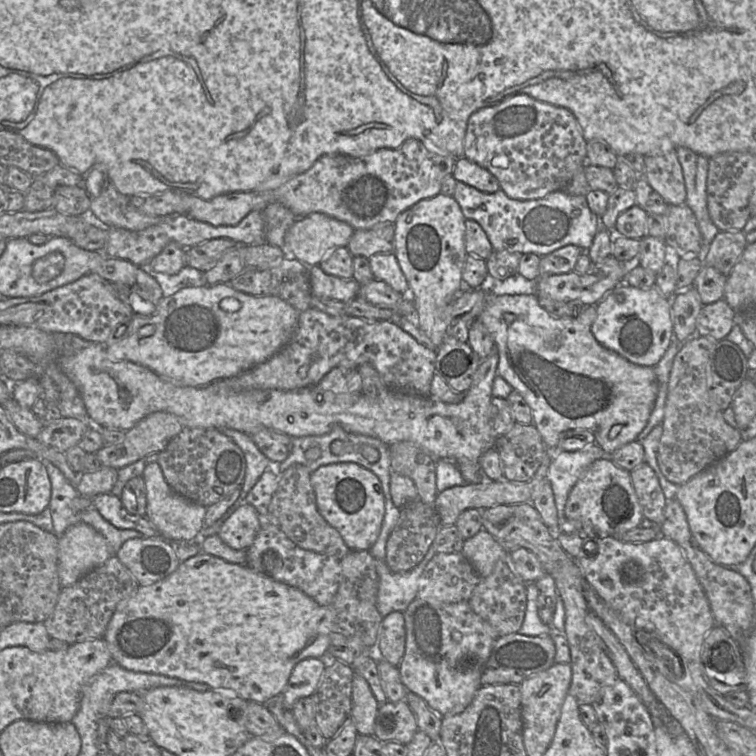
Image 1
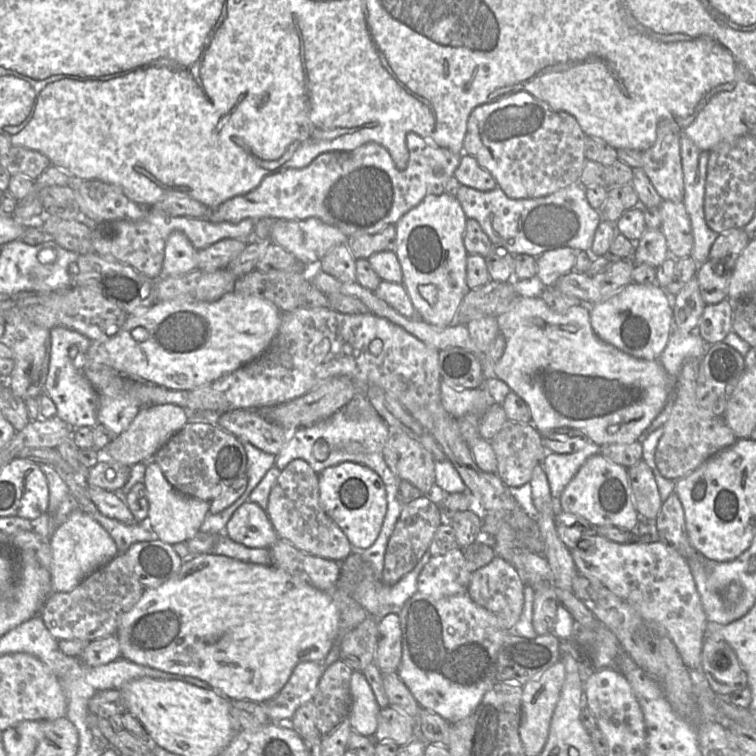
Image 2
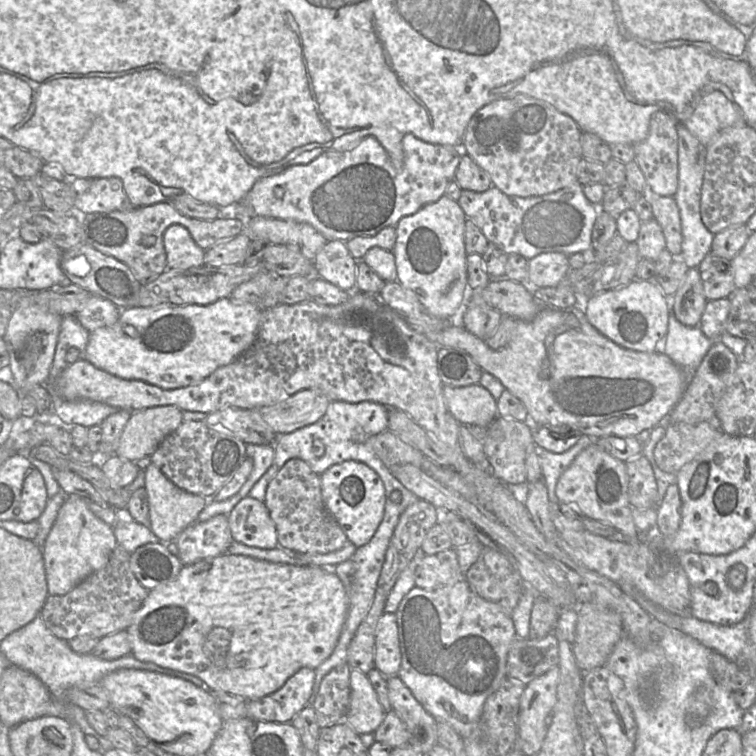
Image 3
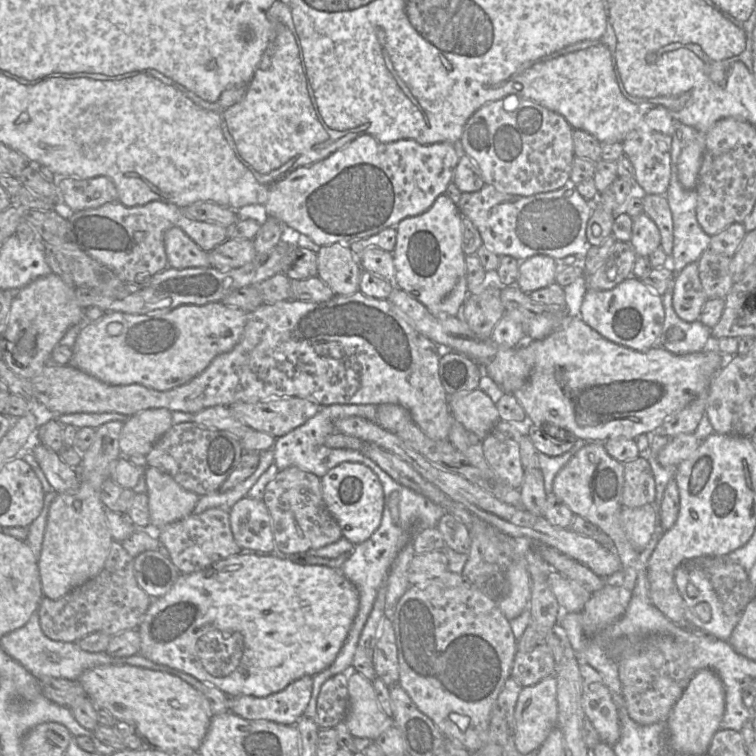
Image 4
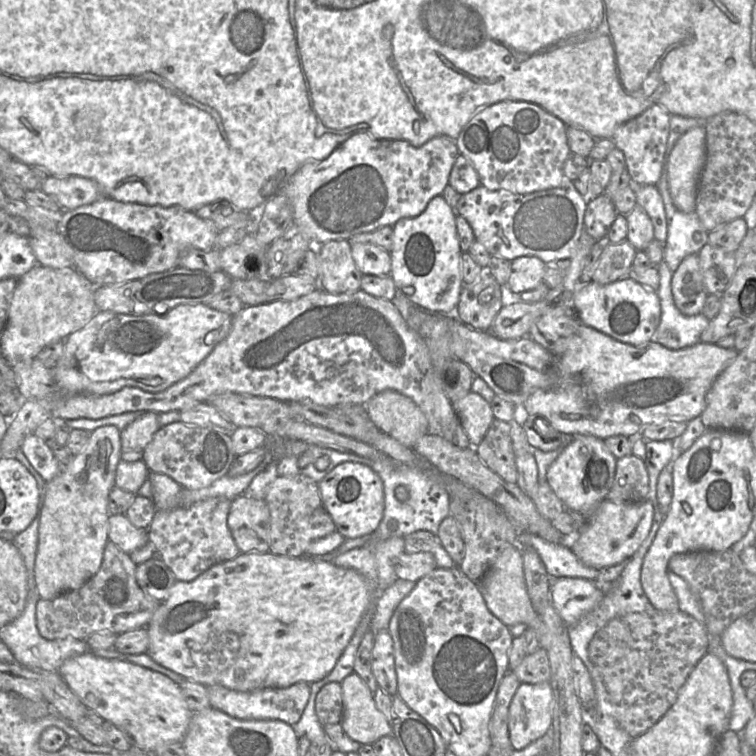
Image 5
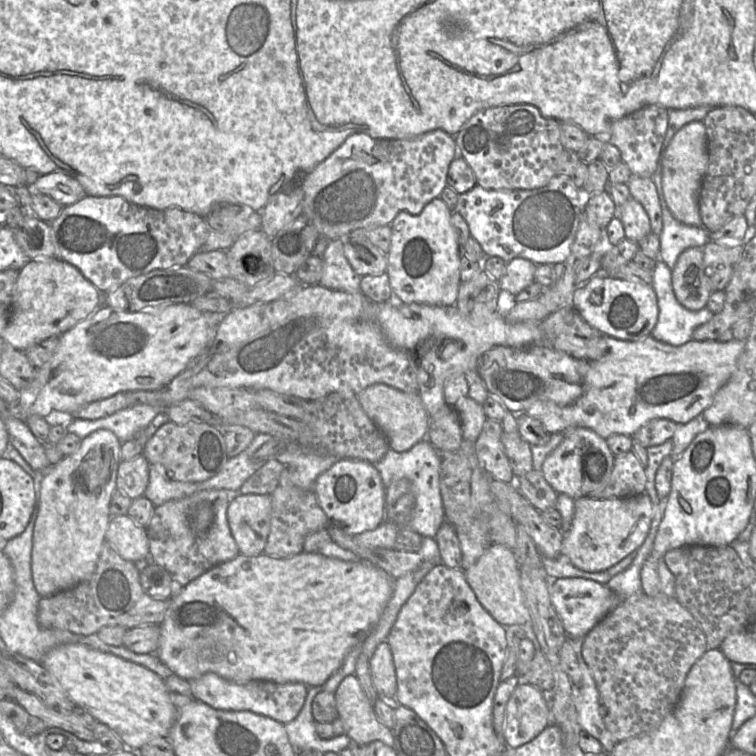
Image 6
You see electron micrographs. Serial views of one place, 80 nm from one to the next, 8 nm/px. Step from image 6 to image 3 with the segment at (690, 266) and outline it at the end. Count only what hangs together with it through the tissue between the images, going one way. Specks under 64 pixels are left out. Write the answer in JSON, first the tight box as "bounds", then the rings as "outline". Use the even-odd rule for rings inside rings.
{"bounds":[674,268,707,327],"outline":[[[689,268],[674,295],[674,312],[677,320],[688,327],[699,326],[707,298],[697,268]]]}

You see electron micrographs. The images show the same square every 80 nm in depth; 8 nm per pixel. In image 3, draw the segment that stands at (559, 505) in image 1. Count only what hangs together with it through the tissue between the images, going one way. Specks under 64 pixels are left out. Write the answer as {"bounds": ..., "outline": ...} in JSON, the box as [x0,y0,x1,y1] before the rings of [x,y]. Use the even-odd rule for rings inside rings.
{"bounds":[538,435,598,503],"outline":[[[581,435],[576,444],[571,447],[569,450],[563,452],[563,453],[552,453],[547,450],[538,449],[538,458],[539,463],[542,471],[542,480],[547,488],[547,495],[550,503],[557,502],[558,499],[555,494],[555,488],[556,484],[561,476],[561,474],[569,467],[569,465],[573,462],[575,457],[586,447],[588,447],[591,444],[597,443],[593,439],[598,438],[591,438],[586,435]]]}

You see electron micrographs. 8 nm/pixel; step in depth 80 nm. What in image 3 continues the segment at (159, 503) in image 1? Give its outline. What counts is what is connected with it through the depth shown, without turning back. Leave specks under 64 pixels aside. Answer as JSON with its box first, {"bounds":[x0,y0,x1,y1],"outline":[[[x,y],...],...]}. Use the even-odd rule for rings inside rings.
{"bounds":[145,464,208,544],"outline":[[[154,464],[145,470],[145,489],[149,503],[149,528],[160,542],[168,544],[191,524],[195,523],[208,499],[188,493],[173,484]]]}

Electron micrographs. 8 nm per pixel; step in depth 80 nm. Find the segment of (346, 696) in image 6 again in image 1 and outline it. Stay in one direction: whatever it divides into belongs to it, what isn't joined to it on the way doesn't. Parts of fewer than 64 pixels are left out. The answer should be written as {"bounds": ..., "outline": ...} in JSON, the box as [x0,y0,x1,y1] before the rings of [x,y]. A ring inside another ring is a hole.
{"bounds":[351,673,379,736],"outline":[[[354,673],[351,719],[359,734],[373,736],[379,706],[367,681],[361,675]]]}

